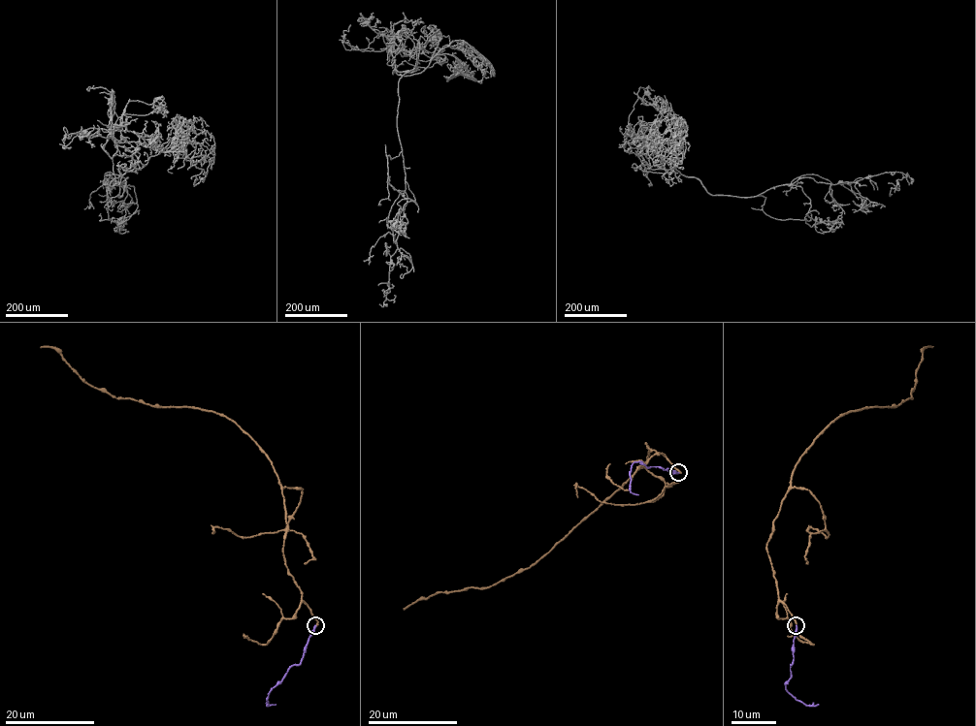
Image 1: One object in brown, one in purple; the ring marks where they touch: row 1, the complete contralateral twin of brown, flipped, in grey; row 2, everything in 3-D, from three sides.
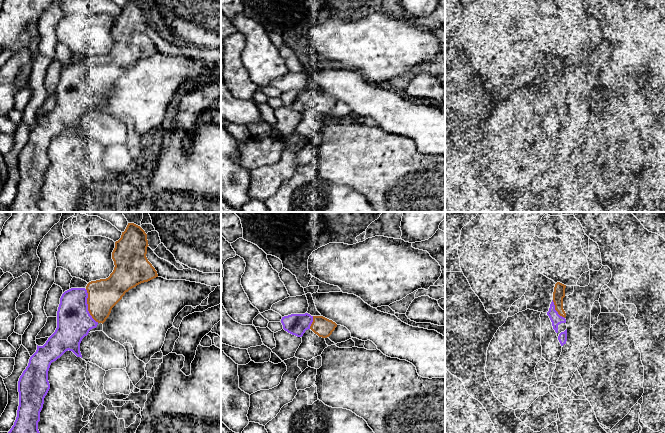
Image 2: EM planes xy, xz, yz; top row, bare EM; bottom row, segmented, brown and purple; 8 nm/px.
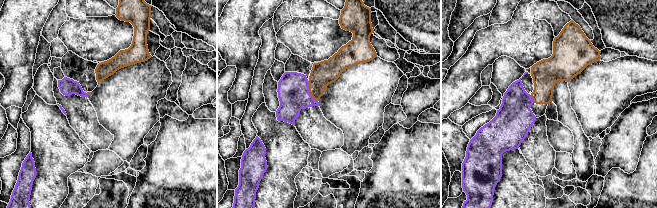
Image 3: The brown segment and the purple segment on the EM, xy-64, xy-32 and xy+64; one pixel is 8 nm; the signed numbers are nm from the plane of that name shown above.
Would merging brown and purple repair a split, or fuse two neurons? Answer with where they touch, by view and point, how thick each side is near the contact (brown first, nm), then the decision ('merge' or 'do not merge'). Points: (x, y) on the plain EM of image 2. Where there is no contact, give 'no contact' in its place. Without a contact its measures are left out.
xy (88, 82) | 240/280 nm | merge

